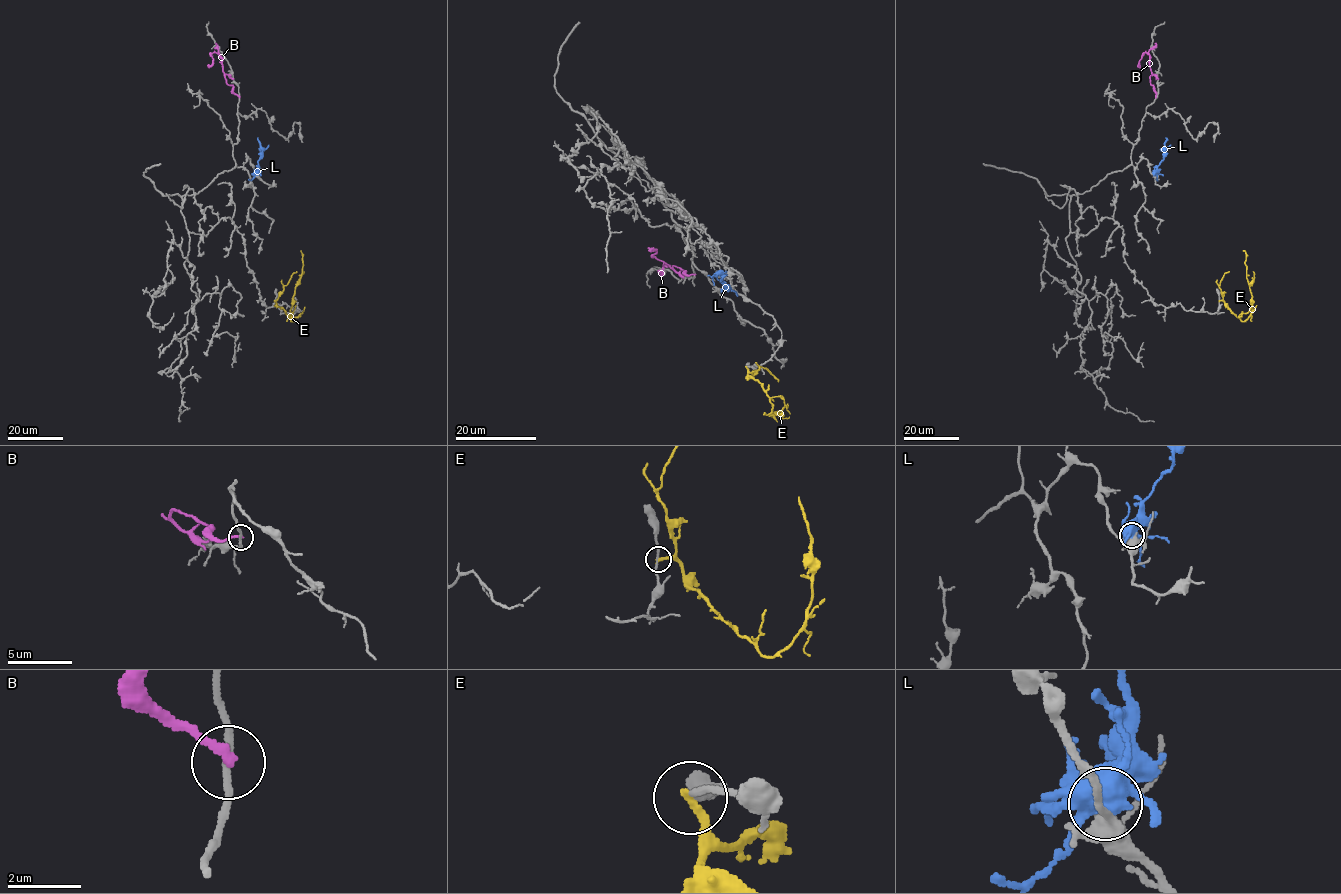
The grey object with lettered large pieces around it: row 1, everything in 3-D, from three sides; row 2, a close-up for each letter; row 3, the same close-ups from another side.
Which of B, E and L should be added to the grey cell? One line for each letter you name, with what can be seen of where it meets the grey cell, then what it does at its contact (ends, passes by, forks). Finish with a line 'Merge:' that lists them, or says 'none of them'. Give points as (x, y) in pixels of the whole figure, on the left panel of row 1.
Merge: none of them

